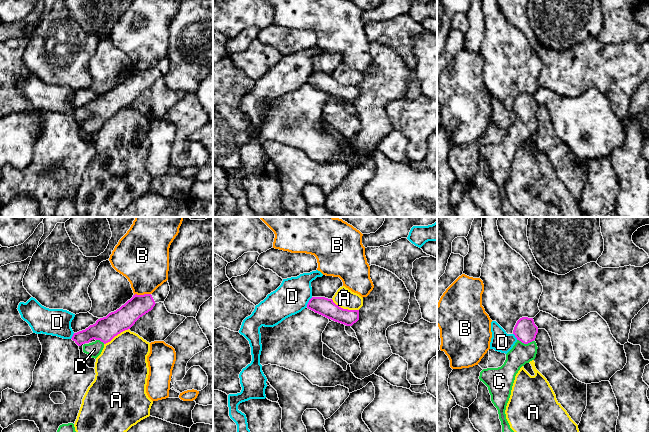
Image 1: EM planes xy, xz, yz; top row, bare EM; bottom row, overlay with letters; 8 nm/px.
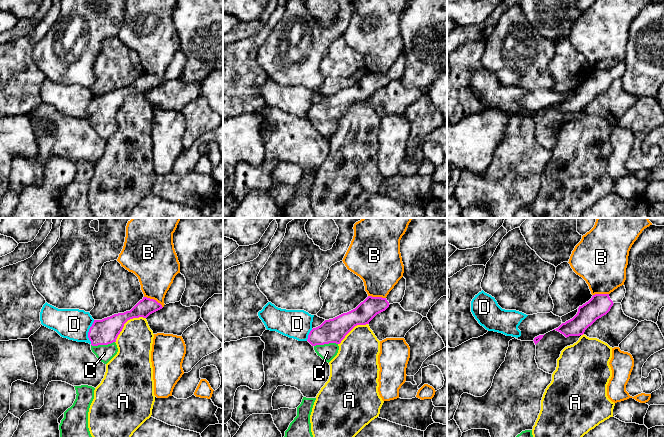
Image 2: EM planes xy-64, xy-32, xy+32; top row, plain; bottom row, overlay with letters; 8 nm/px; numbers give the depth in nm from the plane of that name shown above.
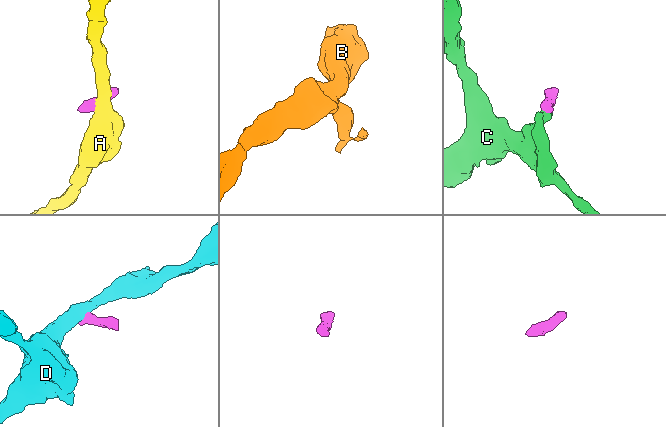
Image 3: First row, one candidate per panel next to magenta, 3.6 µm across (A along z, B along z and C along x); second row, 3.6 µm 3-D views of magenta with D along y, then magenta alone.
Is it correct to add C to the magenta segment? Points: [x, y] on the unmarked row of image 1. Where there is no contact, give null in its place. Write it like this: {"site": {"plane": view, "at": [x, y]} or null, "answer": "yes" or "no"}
{"site": {"plane": "yz", "at": [525, 119]}, "answer": "yes"}

